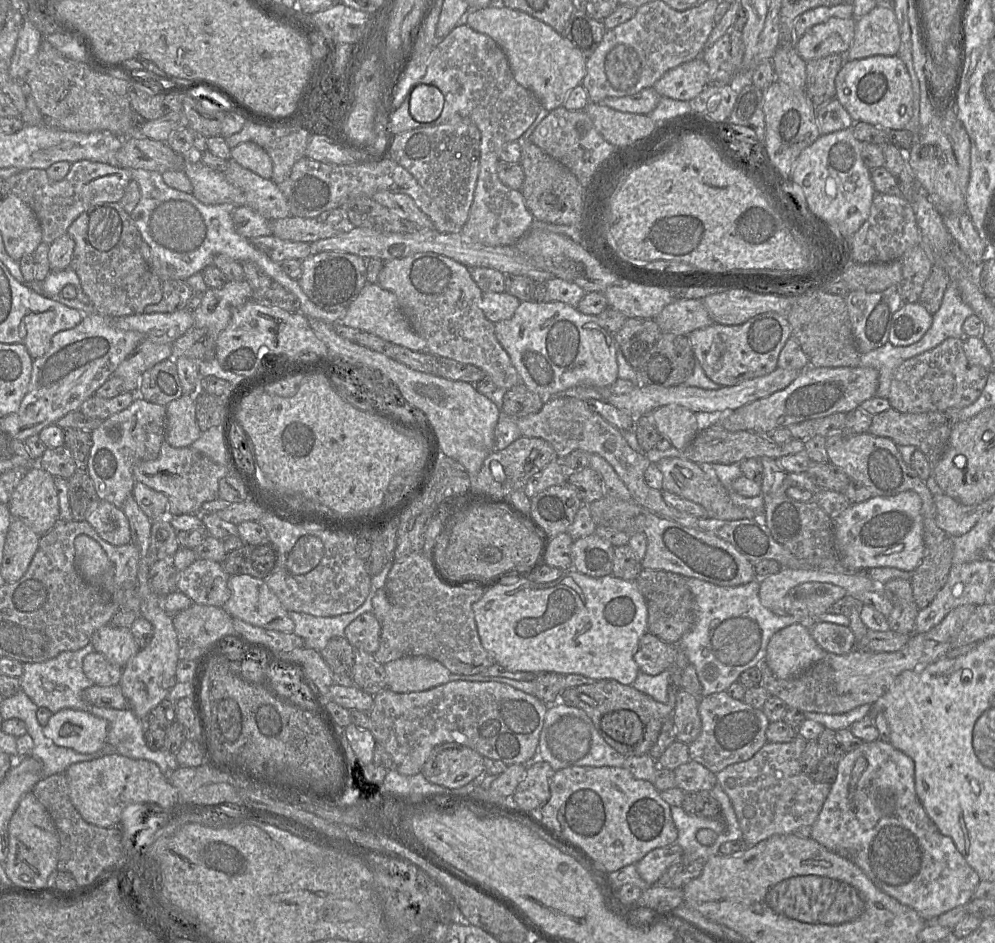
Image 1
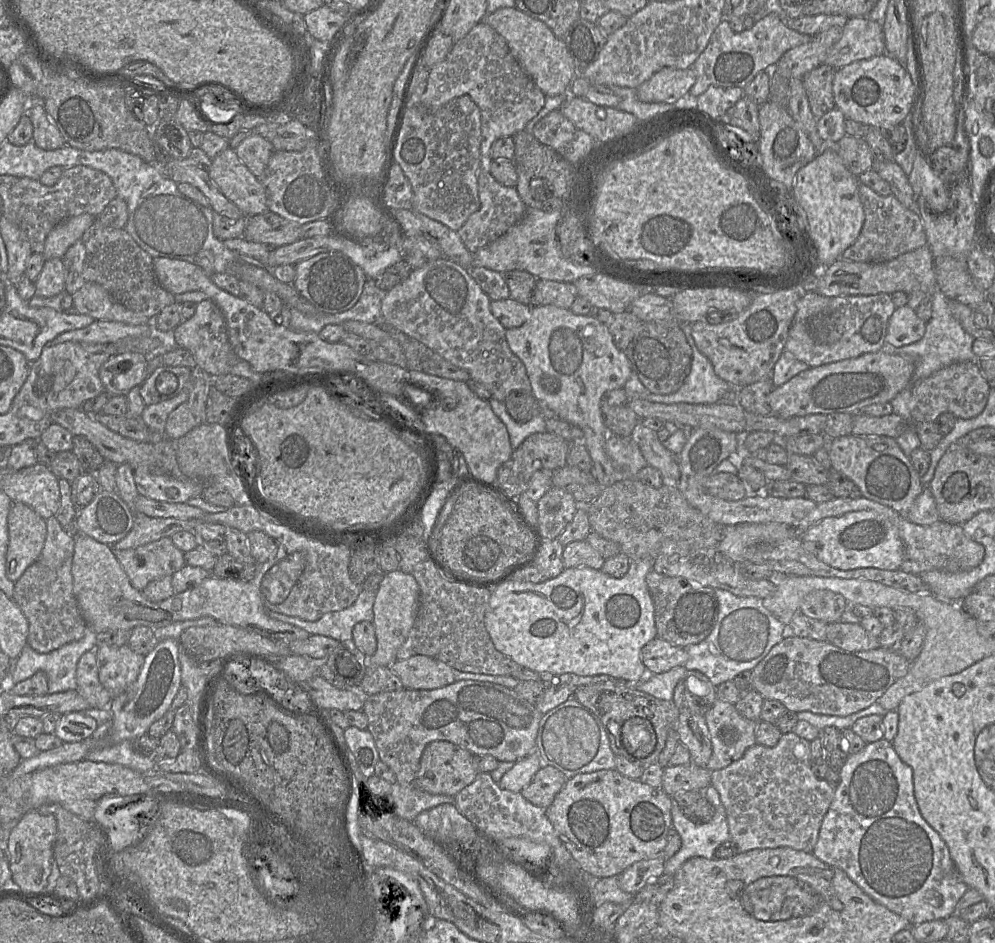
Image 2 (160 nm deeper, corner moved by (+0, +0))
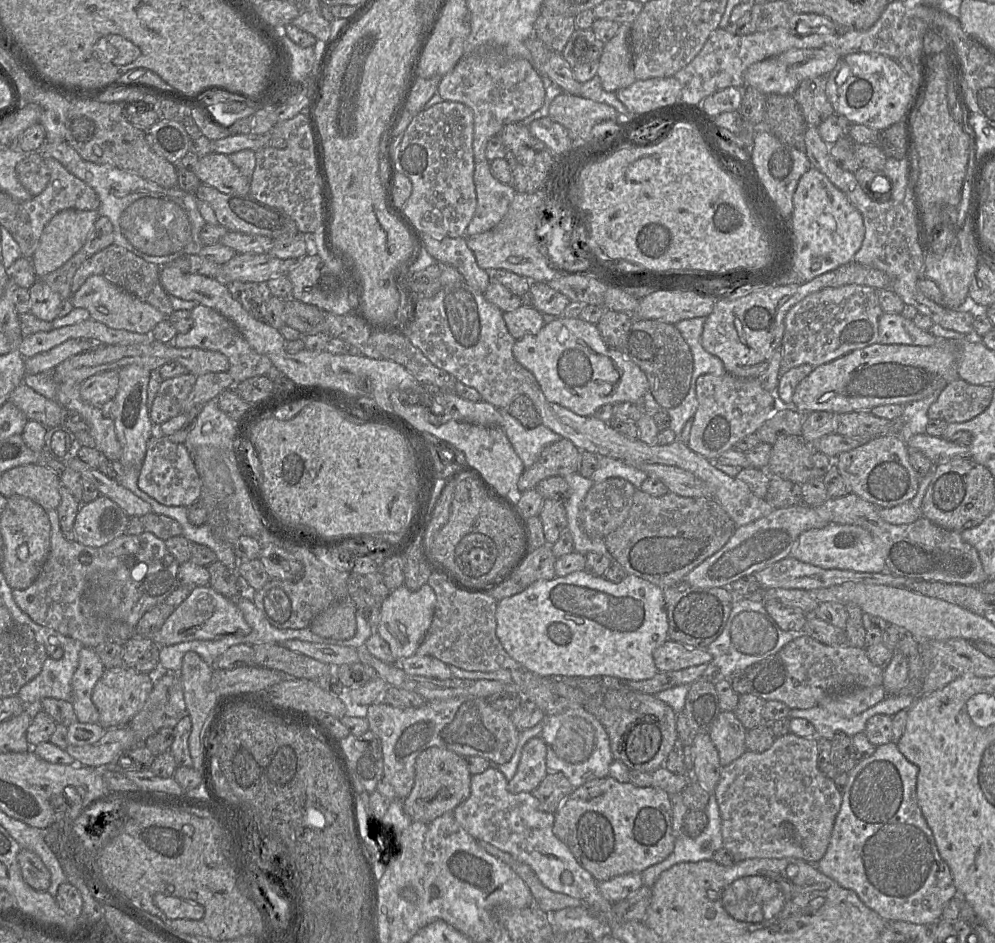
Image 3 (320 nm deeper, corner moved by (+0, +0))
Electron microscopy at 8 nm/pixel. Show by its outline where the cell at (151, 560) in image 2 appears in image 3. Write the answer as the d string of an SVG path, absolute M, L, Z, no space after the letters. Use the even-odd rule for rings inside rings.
M56 509L46 511L51 525L50 551L36 580L26 589L13 589L17 606L30 619L64 636L80 641L84 647L95 648L107 640L106 635L91 626L81 611L81 598L90 575L111 573L105 595L97 597L97 614L120 620L135 627L145 612L165 599L179 586L179 562L168 551L165 542L153 533L123 535L101 547L85 546L64 538Z

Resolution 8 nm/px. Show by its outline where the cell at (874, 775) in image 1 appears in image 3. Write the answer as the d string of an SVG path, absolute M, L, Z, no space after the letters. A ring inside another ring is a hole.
M892 741L876 746L870 757L859 760L848 772L829 845L816 866L843 888L855 891L863 903L884 920L931 925L941 918L945 904L959 894L918 804L917 775L918 767L908 761Z

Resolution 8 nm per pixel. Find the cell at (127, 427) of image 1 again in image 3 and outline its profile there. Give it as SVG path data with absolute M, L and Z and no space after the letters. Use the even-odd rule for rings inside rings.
M210 372L196 377L195 385L183 403L183 413L189 412L197 404L216 400L218 395L235 385L228 372Z

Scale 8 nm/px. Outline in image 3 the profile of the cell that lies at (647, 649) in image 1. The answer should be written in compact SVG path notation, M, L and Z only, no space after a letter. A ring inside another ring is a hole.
M667 639L654 650L653 660L659 672L667 672L708 664L712 661L712 656L705 649L688 648Z

